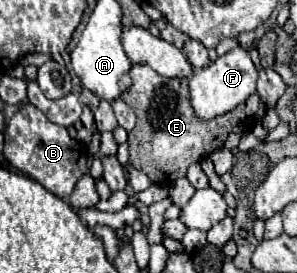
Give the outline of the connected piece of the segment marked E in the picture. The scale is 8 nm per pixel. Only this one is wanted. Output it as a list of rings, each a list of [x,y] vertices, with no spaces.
[[[134,64],[130,68],[132,86],[122,92],[122,100],[134,108],[138,122],[136,128],[128,134],[130,144],[130,162],[134,168],[142,170],[154,184],[170,186],[174,180],[186,176],[186,170],[192,162],[200,162],[216,148],[222,148],[230,132],[250,132],[264,118],[264,102],[258,94],[250,96],[242,106],[202,122],[190,106],[188,78],[162,78],[146,64]]]

